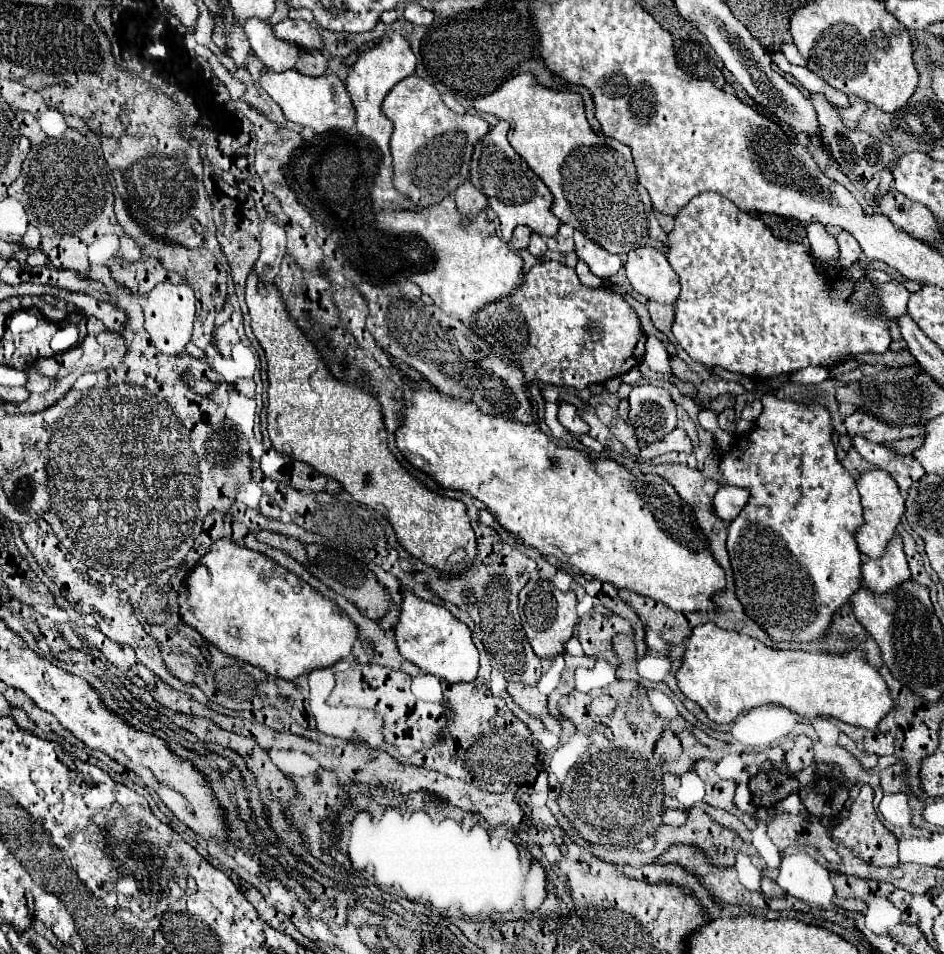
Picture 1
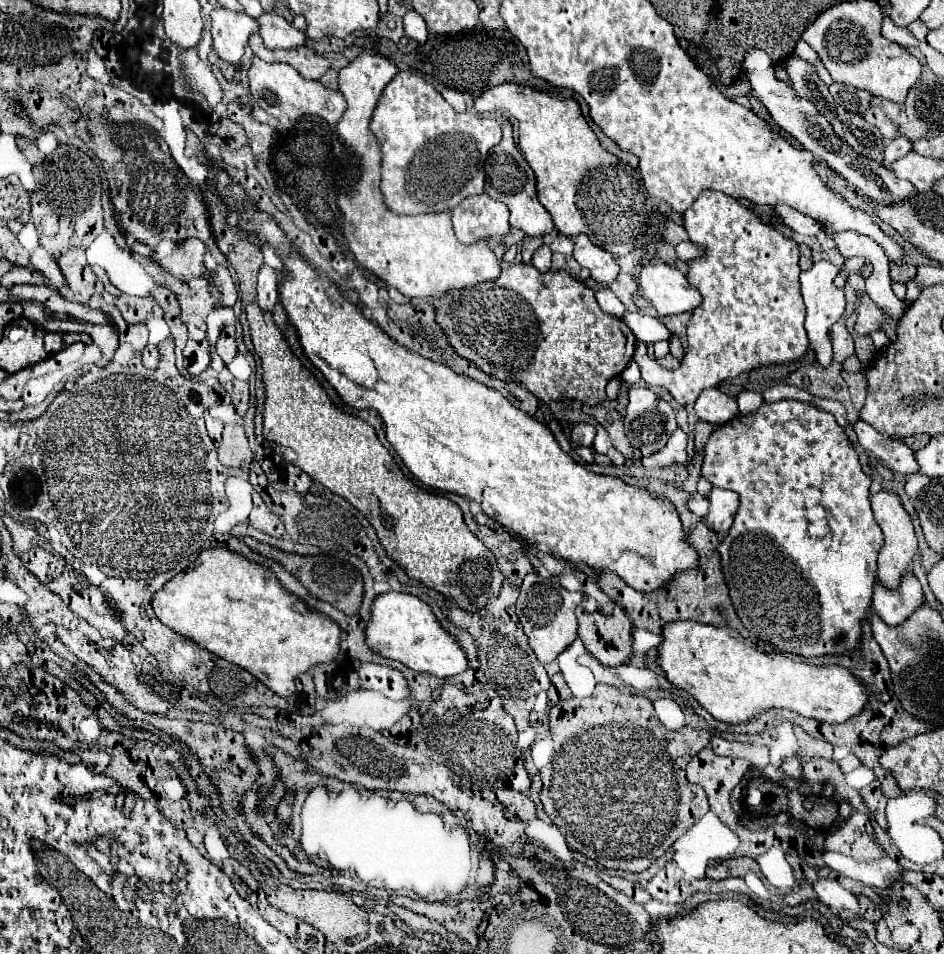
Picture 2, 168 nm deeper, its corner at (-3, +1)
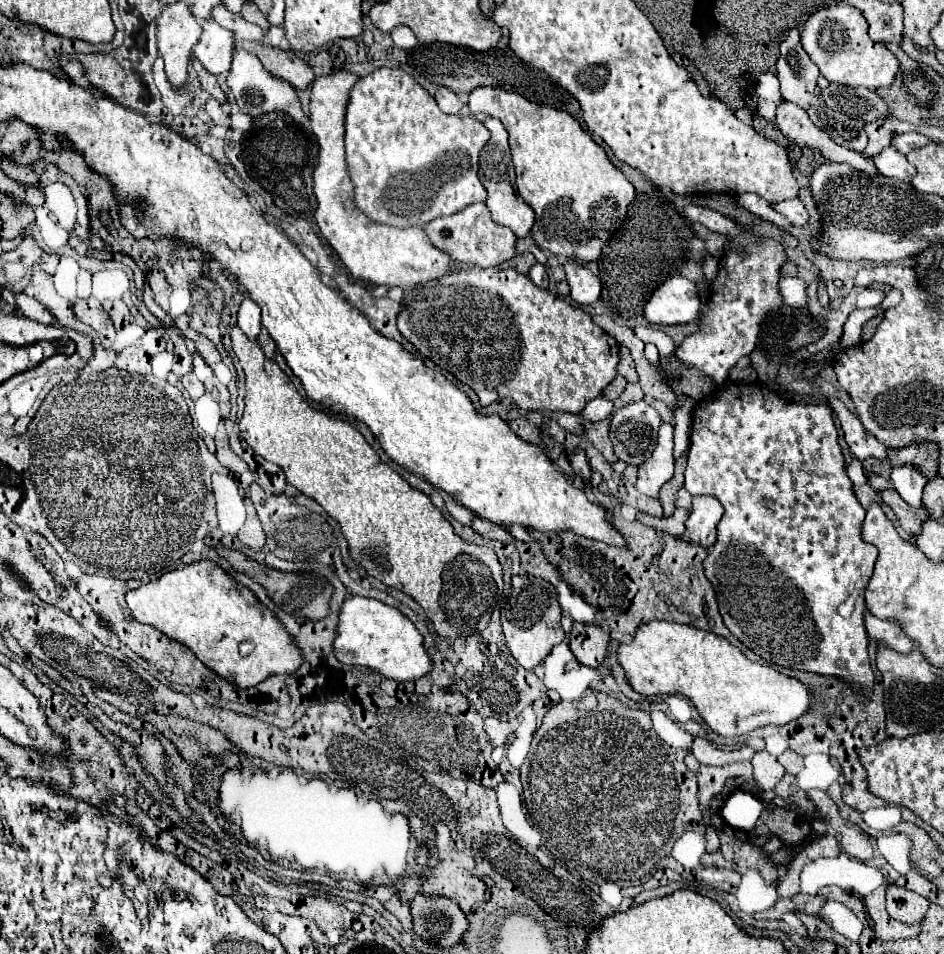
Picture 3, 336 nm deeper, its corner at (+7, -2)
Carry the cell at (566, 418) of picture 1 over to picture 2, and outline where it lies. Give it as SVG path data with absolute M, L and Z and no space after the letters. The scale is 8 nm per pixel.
M578 423L572 427L572 441L576 445L584 445L584 447L592 447L592 441L594 441L594 435L596 435L596 429L592 425L586 425L586 423Z

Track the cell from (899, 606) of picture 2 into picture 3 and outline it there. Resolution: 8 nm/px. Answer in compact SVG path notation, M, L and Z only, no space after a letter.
M868 610L864 612L864 622L866 622L866 632L872 640L882 640L896 652L908 654L914 648L914 640L904 634L904 628L896 620L878 620L872 616Z

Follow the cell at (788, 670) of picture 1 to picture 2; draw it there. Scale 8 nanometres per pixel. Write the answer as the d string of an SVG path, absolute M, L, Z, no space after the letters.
M674 621L662 627L662 643L658 645L658 667L664 671L668 683L690 693L714 719L730 725L744 725L770 709L794 711L802 717L810 717L822 723L842 723L858 715L868 703L868 689L850 675L844 667L826 665L816 667L810 663L794 661L782 653L758 651L750 641L730 627L712 627L698 621Z

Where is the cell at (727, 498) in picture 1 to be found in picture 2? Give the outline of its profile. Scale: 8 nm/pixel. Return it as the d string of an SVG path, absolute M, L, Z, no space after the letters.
M712 487L708 495L708 503L710 503L710 509L708 509L708 515L704 517L706 525L716 533L726 535L738 511L738 495L734 491Z

